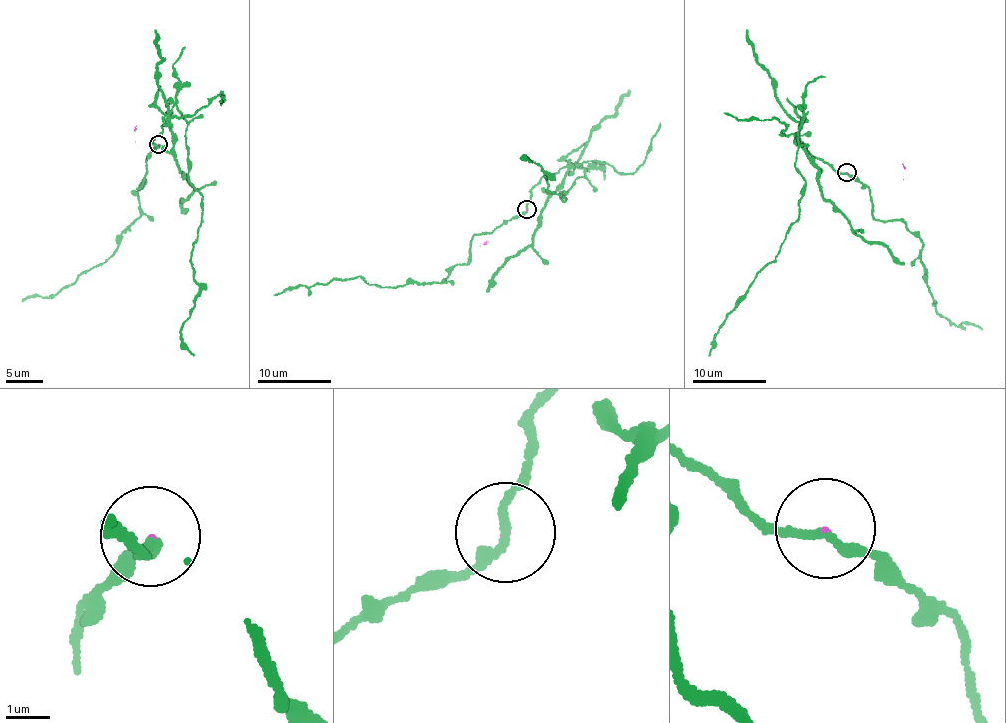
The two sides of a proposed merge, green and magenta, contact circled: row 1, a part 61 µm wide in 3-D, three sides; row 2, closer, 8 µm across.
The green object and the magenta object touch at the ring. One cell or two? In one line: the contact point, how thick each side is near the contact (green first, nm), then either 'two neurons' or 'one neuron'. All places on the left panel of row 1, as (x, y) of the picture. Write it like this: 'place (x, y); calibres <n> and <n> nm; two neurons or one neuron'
place (158, 144); calibres 190 and 50 nm; two neurons

